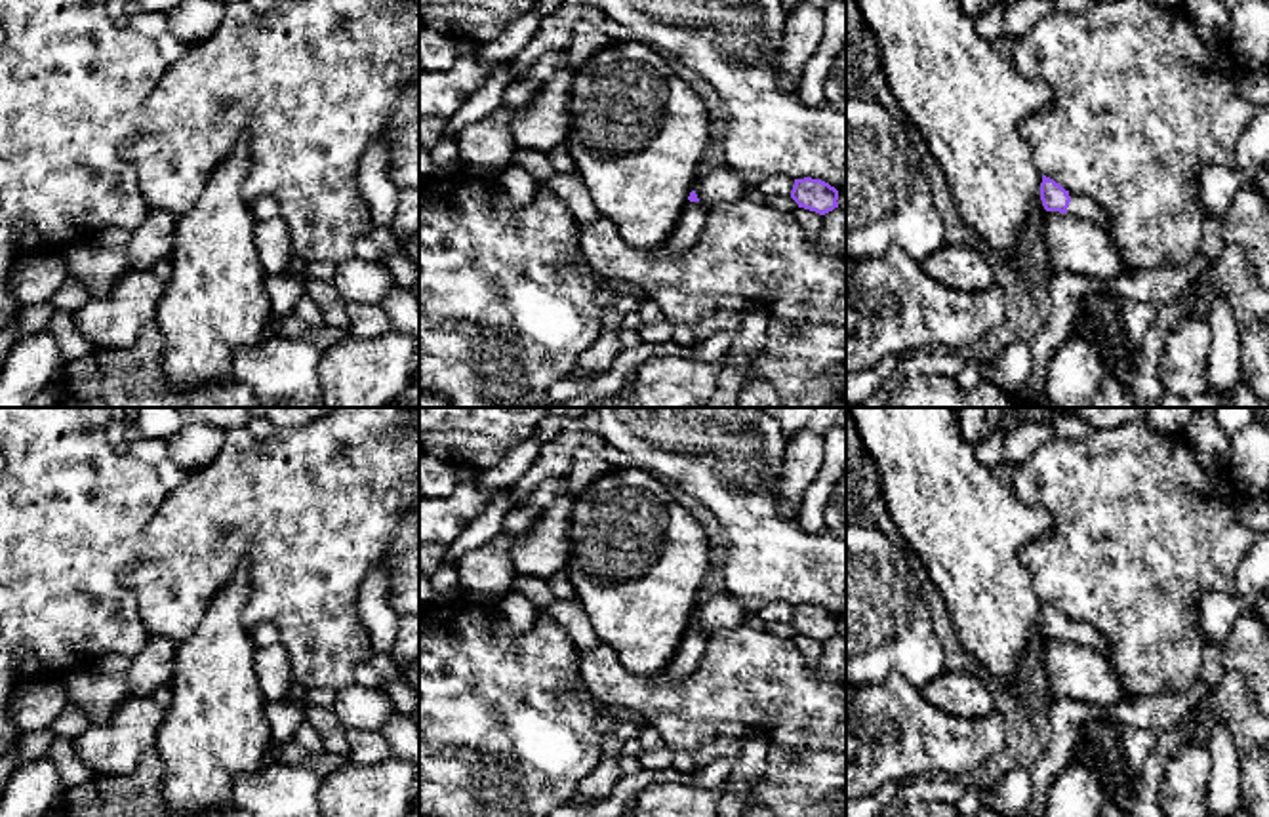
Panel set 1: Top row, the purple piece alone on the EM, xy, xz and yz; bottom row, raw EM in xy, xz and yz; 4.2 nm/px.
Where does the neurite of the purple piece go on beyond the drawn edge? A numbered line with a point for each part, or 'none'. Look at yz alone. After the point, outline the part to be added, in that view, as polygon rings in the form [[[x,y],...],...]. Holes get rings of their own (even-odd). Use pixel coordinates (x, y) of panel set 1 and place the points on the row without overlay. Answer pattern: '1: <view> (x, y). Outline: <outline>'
1: yz (1079, 633). Outline: [[[1071,619],[1069,623],[1071,623],[1071,628],[1069,628],[1067,640],[1080,644],[1080,646],[1088,646],[1096,649],[1098,653],[1107,655],[1109,640],[1105,634],[1098,632],[1094,627],[1086,623],[1075,623]]]

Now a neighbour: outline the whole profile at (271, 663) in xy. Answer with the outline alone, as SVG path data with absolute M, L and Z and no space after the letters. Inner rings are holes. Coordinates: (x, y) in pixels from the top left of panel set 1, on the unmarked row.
M278 642L257 649L255 672L267 703L284 701L295 684L290 672L288 653Z

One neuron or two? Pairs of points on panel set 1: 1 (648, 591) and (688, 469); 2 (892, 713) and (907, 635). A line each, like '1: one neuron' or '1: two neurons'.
1: two neurons
2: two neurons

